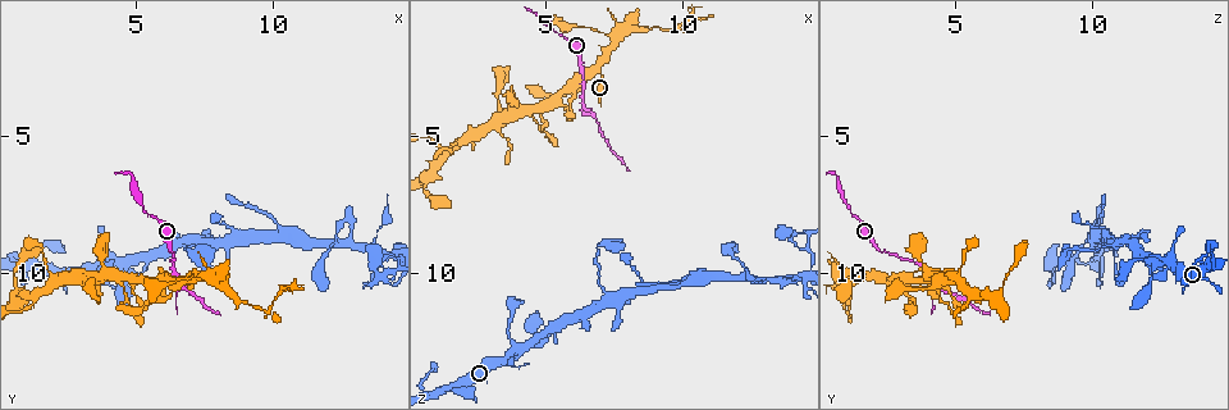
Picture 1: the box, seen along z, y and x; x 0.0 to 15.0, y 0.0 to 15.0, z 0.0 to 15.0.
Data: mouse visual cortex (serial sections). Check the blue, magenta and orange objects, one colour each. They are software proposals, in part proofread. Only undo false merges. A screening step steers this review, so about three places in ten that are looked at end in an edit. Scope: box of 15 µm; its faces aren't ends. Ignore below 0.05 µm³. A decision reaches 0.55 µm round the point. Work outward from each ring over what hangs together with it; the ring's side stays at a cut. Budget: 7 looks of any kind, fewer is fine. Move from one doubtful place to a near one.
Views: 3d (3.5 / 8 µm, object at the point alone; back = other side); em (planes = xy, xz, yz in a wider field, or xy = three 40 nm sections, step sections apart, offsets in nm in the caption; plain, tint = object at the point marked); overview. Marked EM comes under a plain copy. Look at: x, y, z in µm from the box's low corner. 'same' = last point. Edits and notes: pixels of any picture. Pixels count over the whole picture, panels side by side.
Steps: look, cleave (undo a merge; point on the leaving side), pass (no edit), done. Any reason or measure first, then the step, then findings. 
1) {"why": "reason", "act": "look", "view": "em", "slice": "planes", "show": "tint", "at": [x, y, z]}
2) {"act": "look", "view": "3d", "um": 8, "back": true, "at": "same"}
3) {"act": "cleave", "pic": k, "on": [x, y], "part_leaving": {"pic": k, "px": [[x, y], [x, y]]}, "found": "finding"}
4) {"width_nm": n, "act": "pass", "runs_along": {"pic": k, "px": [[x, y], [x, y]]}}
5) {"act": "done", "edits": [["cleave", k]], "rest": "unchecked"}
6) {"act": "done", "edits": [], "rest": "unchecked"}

{"why": "thick turns thin", "act": "look", "view": "3d", "um": 3.5, "at": [8.6, 10.7, 1.1]}

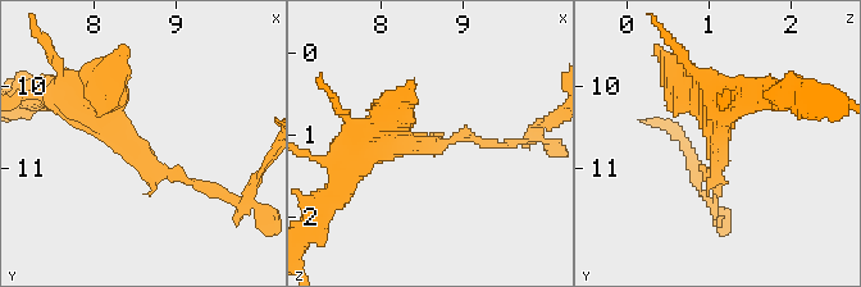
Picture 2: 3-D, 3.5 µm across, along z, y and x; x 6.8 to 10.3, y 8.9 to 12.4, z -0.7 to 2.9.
{"arm_widths_nm": [150, 450], "act": "look", "view": "em", "slice": "xy", "step": 1, "show": "tint", "at": [8.55, 10.85, 1.05]}

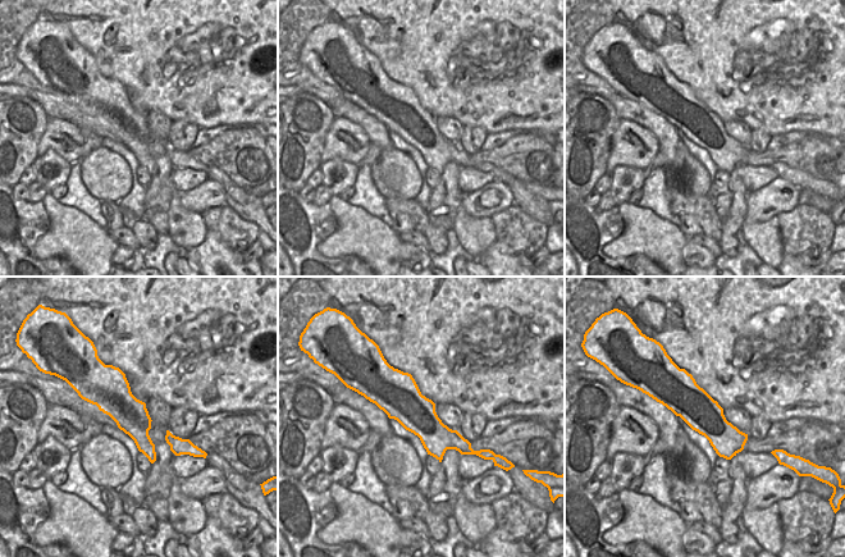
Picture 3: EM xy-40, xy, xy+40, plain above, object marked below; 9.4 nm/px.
{"act": "pass", "found": "one cell here"}

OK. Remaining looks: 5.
{"why": "thin arm on a thick one", "act": "look", "view": "3d", "um": 8, "back": true, "at": [3.9, 9.4, 12.9]}

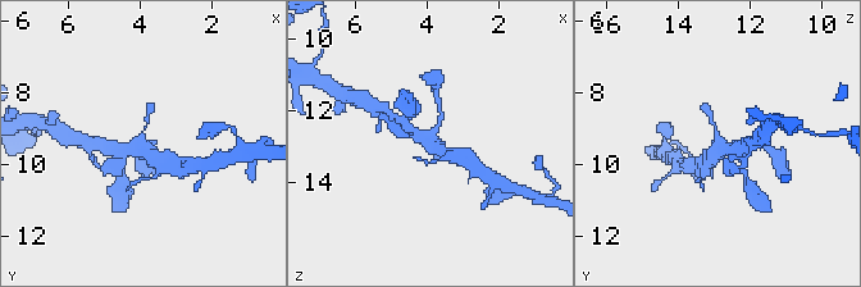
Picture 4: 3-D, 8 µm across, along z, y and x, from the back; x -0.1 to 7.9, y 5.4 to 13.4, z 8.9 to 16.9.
{"act": "look", "view": "em", "slice": "xy", "step": 2, "show": "tint", "at": [4.0, 9.5, 12.9]}

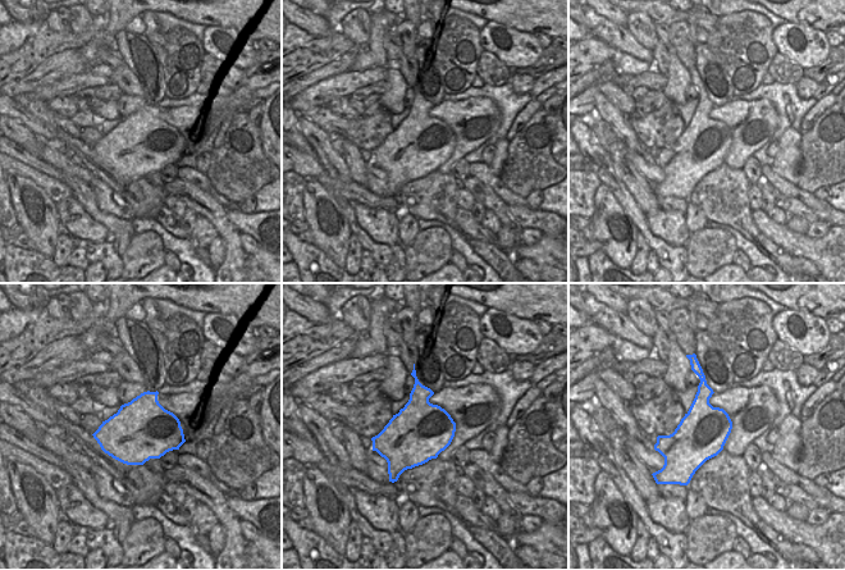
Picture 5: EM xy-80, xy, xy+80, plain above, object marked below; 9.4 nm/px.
{"act": "pass", "runs_along": {"pic": 4, "px": [[458, 156], [440, 151], [397, 122]]}, "found": "one cell here"}

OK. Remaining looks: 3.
{"why": "sharp bend", "act": "look", "view": "3d", "um": 3.5, "at": [13.6, 9.2, 10.2]}

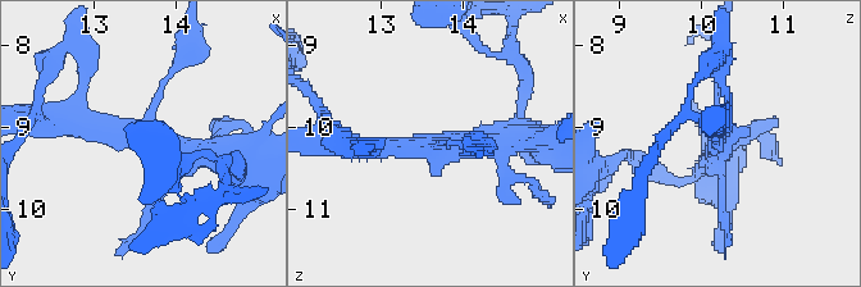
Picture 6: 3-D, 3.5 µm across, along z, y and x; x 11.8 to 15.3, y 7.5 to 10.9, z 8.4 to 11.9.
{"why": "now the EM", "act": "look", "view": "em", "slice": "planes", "show": "tint", "at": [13.65, 9.10, 10.30]}

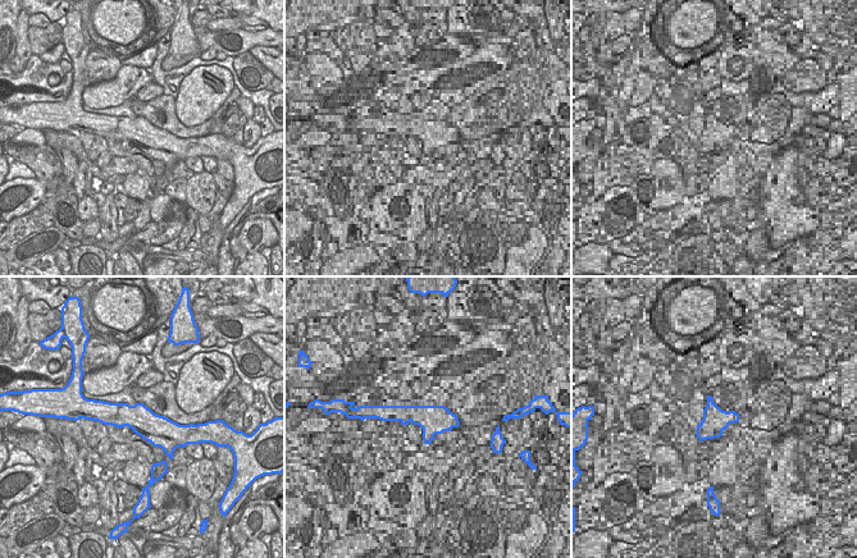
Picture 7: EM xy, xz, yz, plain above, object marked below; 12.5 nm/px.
{"width_nm": 380, "act": "pass", "runs_along": {"pic": 6, "px": [[62, 123], [117, 127], [222, 162]]}, "found": "continuous, no second cell"}

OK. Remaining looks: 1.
{"act": "done", "edits": [], "rest": "unchecked"}

